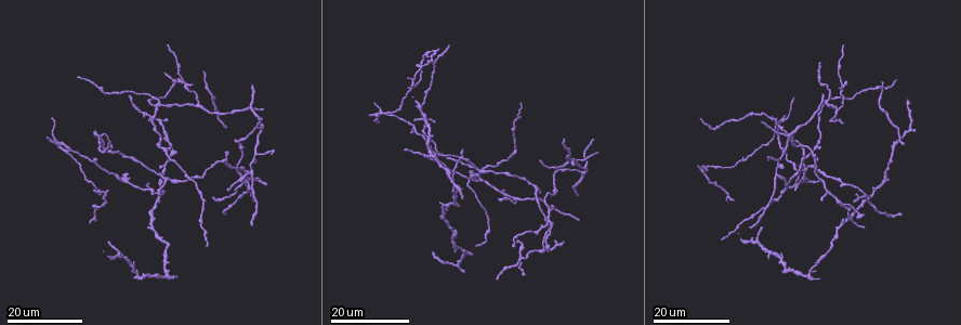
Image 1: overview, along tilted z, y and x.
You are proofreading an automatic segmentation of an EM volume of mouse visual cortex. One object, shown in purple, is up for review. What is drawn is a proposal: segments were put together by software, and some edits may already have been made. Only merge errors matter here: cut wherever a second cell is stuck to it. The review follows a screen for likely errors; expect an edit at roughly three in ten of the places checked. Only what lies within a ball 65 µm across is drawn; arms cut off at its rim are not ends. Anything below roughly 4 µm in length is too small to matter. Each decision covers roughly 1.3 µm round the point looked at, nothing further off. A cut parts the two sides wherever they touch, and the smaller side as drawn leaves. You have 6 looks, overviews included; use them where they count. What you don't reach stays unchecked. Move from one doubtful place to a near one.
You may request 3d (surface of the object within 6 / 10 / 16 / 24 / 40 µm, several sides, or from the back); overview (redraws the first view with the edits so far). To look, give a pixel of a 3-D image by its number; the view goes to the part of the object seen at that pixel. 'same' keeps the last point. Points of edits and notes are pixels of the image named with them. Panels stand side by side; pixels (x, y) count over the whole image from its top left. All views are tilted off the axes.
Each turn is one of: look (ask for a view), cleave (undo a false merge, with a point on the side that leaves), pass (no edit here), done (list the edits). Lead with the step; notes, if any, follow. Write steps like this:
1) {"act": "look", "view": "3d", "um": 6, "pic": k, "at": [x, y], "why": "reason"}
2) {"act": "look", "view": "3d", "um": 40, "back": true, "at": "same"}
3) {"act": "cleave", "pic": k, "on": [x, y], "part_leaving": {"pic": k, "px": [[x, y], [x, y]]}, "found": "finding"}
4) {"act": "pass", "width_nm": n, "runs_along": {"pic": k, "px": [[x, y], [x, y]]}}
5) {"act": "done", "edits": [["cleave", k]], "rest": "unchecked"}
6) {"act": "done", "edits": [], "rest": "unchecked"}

{"act": "look", "view": "3d", "um": 16, "pic": 1, "at": [779, 177], "why": "three-way junction"}

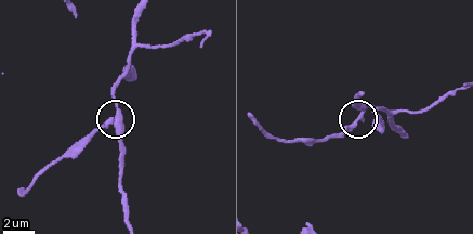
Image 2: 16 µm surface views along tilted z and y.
{"act": "look", "view": "3d", "um": 10, "pic": 2, "at": [117, 113], "why": "zoom in"}

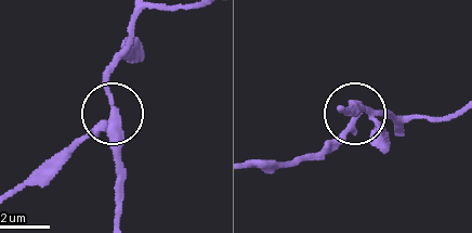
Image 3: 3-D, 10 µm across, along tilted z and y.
{"act": "cleave", "pic": 3, "on": [342, 138], "width_nm": 260, "part_leaving": {"pic": 3, "px": [[118, 117], [38, 164], [14, 189]]}, "found": "two cells meet here"}

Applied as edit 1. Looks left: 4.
{"act": "look", "view": "3d", "um": 16, "pic": 1, "at": [550, 223], "why": "three arms meet"}

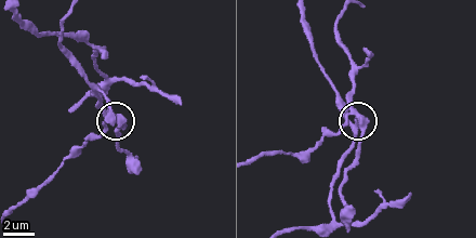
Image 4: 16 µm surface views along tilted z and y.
{"act": "look", "view": "3d", "um": 10, "pic": 4, "at": [351, 113]}

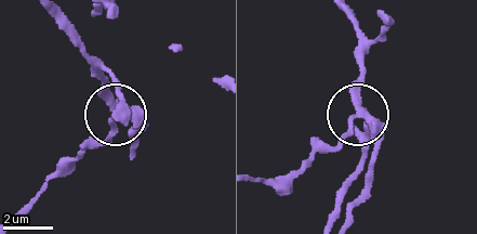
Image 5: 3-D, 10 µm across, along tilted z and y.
{"act": "pass", "width_nm": 310, "found": "continuous, no second cell"}

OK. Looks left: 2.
{"act": "look", "view": "3d", "um": 24, "pic": 1, "at": [175, 162]}

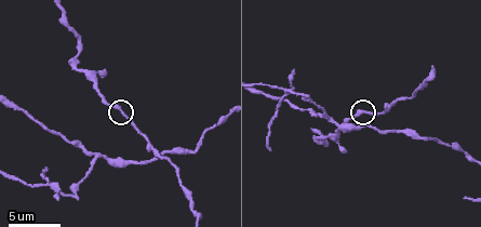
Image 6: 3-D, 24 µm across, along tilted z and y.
{"act": "look", "view": "3d", "um": 10, "pic": 6, "at": [118, 107]}

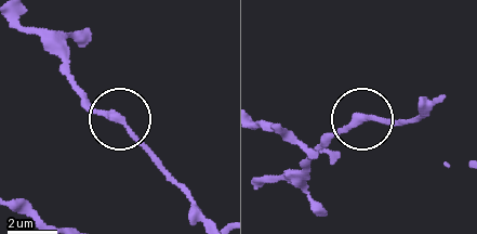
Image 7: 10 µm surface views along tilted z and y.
{"act": "pass", "found": "one cell here"}

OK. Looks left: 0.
{"act": "done", "edits": [["cleave", 3]], "rest": "unchecked"}

